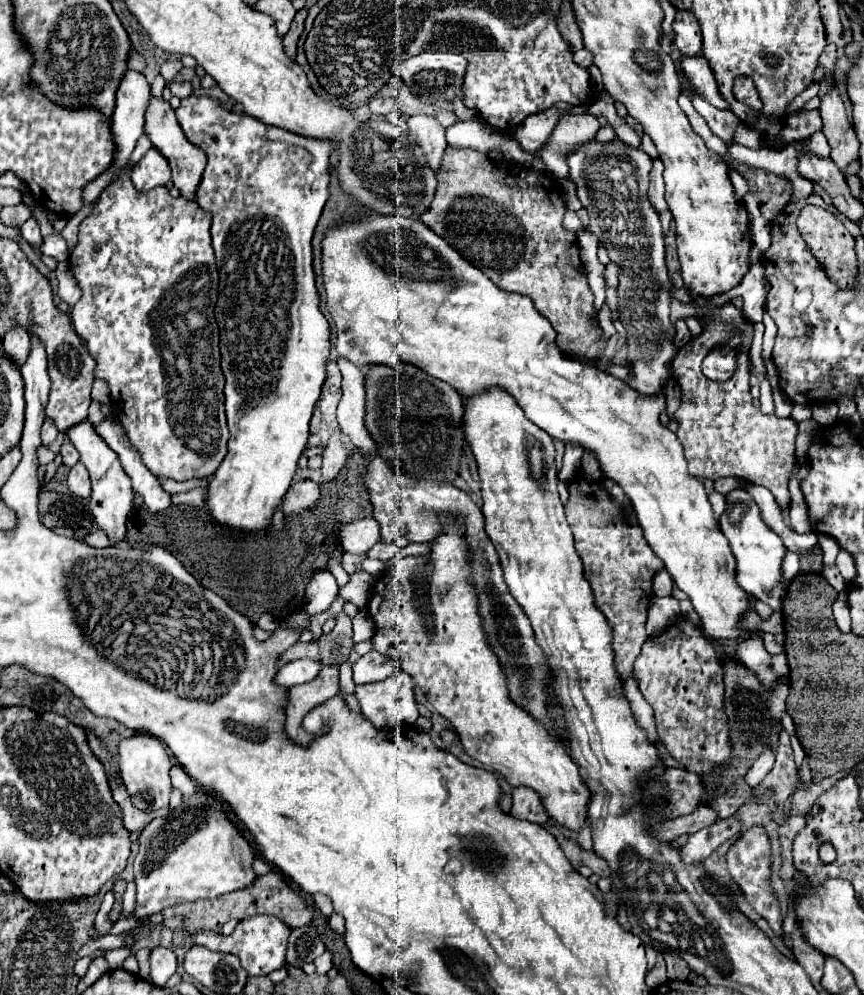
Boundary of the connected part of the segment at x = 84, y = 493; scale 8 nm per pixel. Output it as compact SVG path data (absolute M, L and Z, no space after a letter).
M78 462L76 466L70 468L68 488L70 488L70 492L74 492L80 498L90 498L90 478L88 478L88 472L86 472L84 464Z

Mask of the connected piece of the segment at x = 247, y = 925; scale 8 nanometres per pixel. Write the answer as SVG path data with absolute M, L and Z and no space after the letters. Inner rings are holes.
M258 914L254 918L242 920L238 922L236 930L230 936L222 936L222 934L214 934L214 932L200 932L194 934L192 940L198 946L206 946L210 950L218 950L218 952L230 952L236 954L242 962L242 968L250 974L250 976L266 976L272 970L282 968L284 956L286 956L286 946L288 946L288 936L290 936L290 928L274 916L266 916L266 914Z

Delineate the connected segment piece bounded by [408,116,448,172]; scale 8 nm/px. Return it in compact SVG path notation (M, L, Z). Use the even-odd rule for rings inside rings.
M412 116L408 118L408 128L410 134L416 138L416 144L424 152L428 166L438 172L442 154L448 146L444 138L444 128L432 116Z

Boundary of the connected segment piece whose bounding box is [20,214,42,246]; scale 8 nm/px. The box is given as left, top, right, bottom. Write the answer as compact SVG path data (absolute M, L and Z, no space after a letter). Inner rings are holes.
M30 214L30 218L28 218L28 222L20 228L22 230L22 236L30 242L30 244L34 244L34 246L38 246L38 244L42 244L42 236L40 236L40 226L38 226L38 220L34 218L34 214Z

